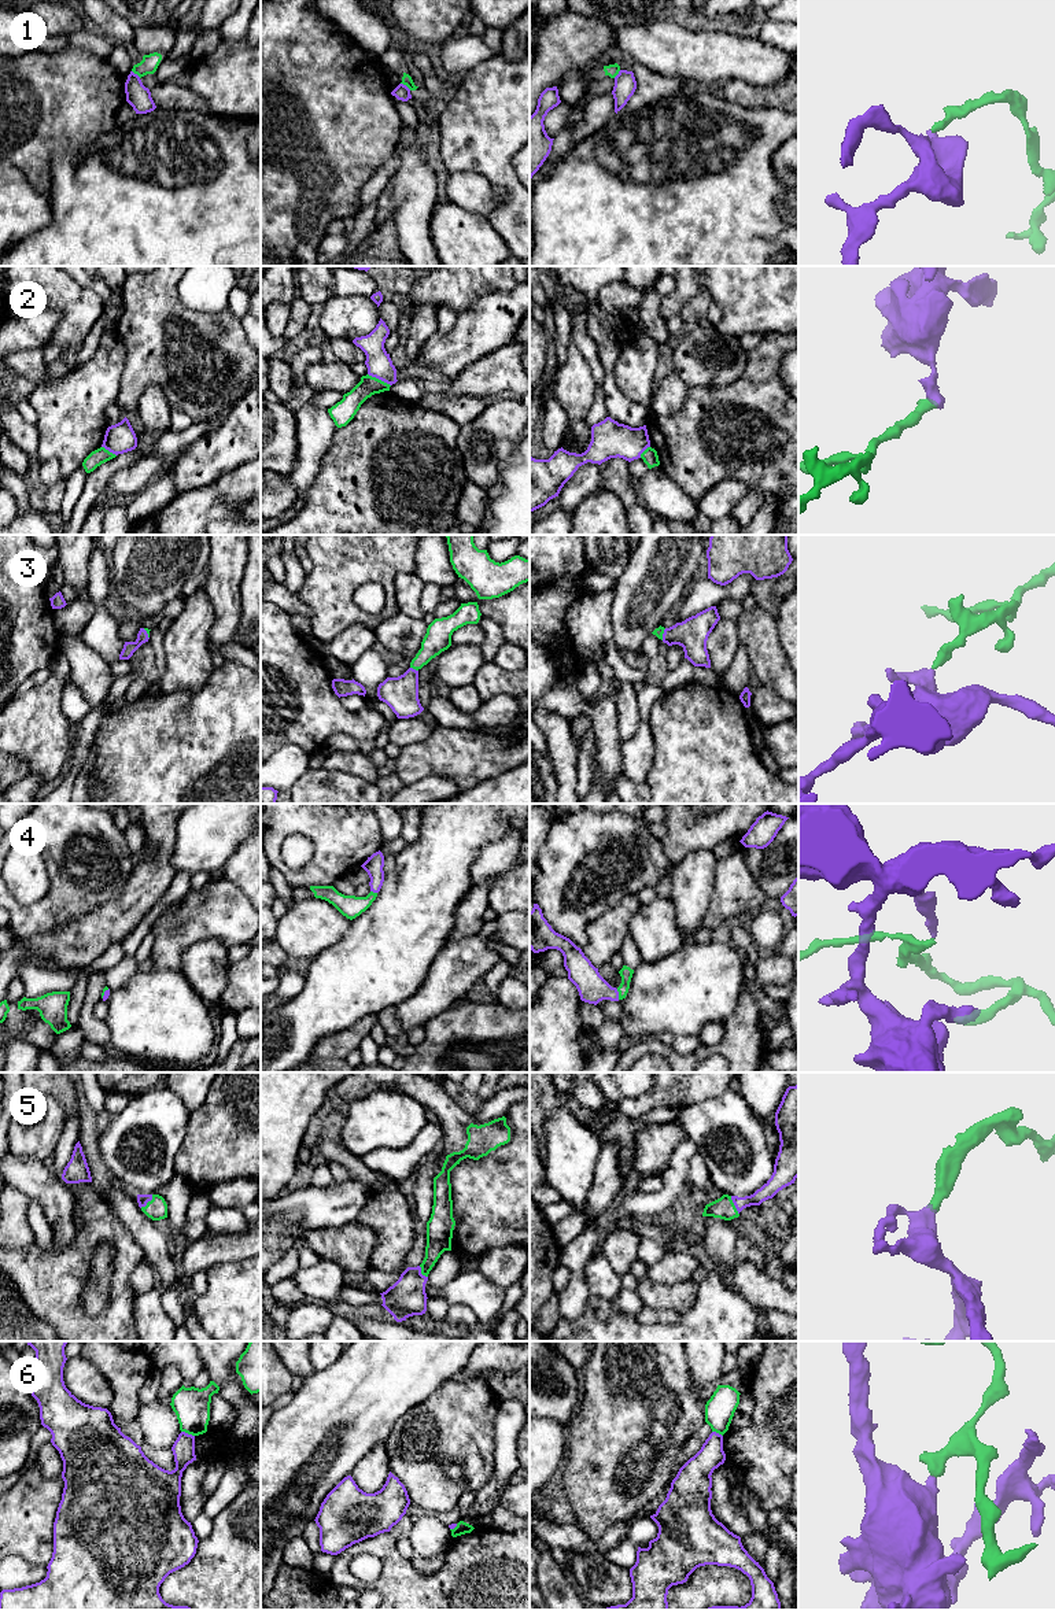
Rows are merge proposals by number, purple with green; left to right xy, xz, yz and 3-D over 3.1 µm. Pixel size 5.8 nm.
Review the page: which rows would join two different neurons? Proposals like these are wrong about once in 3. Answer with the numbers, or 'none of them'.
1, 2, 6

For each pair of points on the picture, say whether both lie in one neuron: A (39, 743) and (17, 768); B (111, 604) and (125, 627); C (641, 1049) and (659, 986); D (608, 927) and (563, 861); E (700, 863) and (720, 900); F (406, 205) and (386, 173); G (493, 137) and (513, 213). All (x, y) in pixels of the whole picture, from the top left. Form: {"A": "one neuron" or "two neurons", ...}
{"A": "two neurons", "B": "one neuron", "C": "two neurons", "D": "two neurons", "E": "two neurons", "F": "two neurons", "G": "one neuron"}

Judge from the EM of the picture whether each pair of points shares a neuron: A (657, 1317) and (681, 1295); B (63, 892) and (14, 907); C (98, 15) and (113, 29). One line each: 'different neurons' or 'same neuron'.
A: different neurons
B: same neuron
C: same neuron

